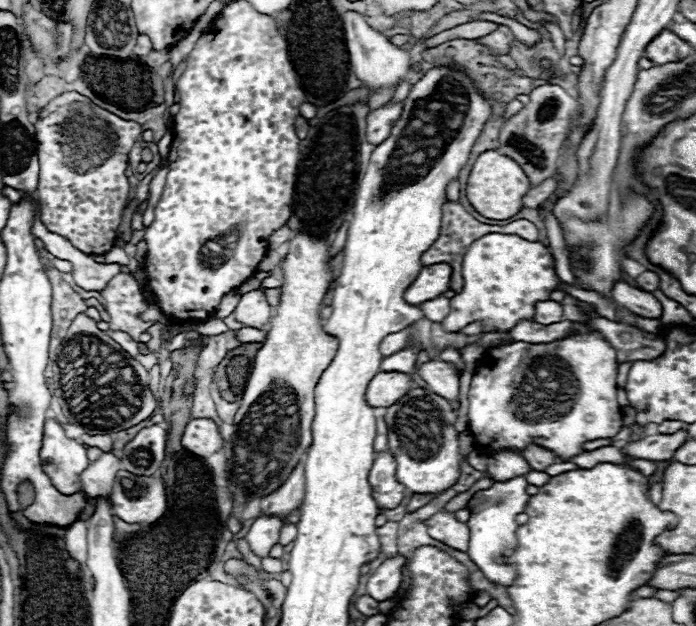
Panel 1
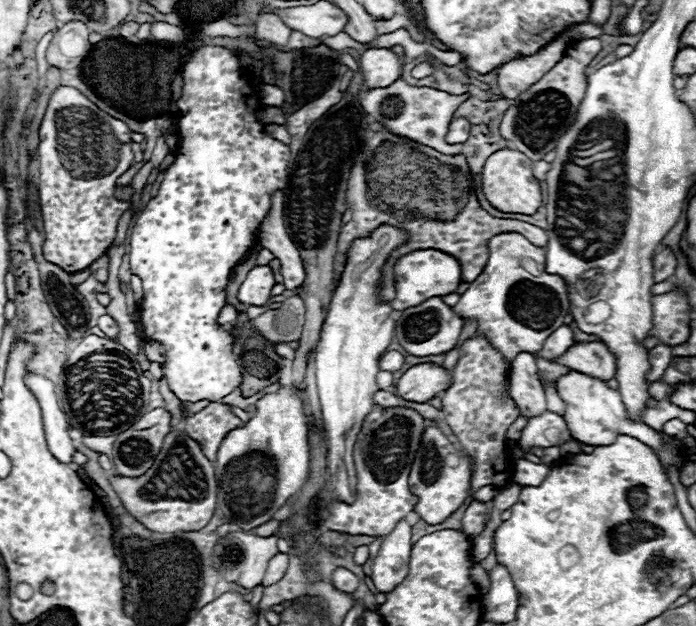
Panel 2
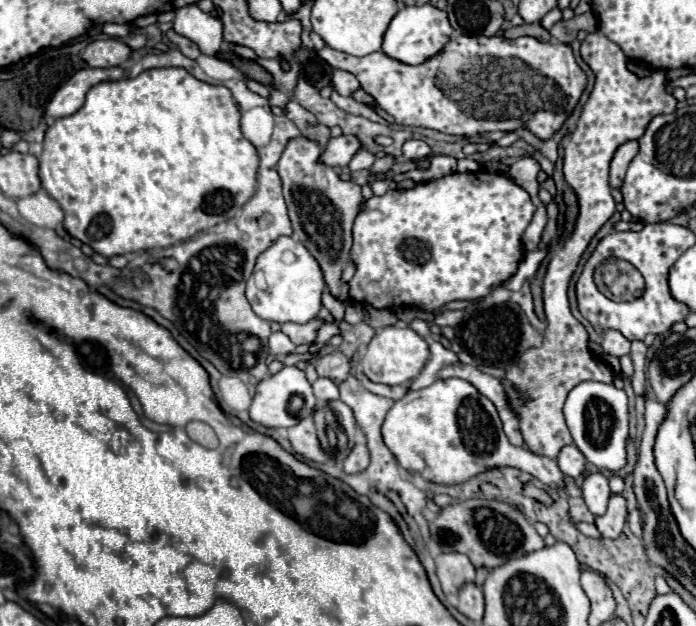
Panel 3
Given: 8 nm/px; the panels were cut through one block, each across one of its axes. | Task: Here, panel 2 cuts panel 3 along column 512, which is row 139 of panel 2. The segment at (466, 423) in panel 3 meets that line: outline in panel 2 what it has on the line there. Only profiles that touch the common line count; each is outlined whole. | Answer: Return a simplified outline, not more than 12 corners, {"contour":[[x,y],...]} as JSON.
{"contour":[[454,118],[446,142],[462,144],[470,136],[470,124],[464,118]]}

